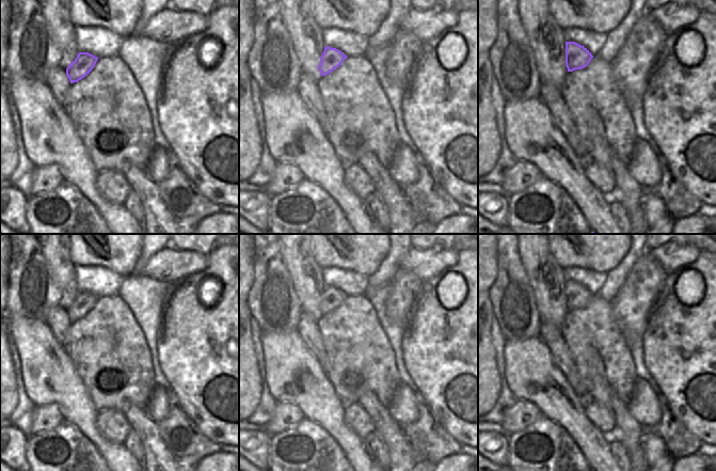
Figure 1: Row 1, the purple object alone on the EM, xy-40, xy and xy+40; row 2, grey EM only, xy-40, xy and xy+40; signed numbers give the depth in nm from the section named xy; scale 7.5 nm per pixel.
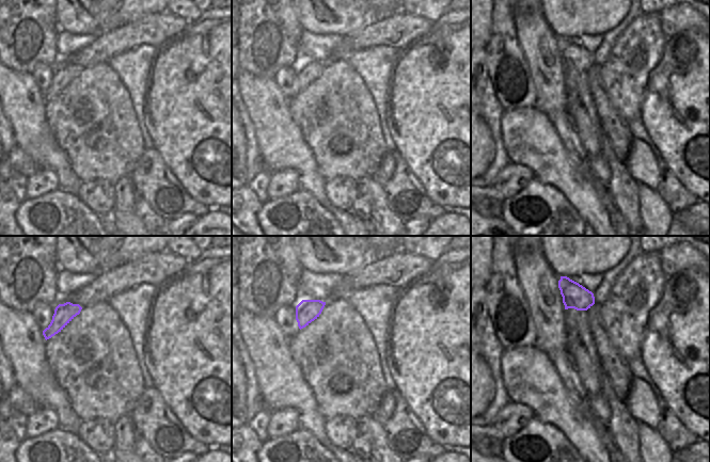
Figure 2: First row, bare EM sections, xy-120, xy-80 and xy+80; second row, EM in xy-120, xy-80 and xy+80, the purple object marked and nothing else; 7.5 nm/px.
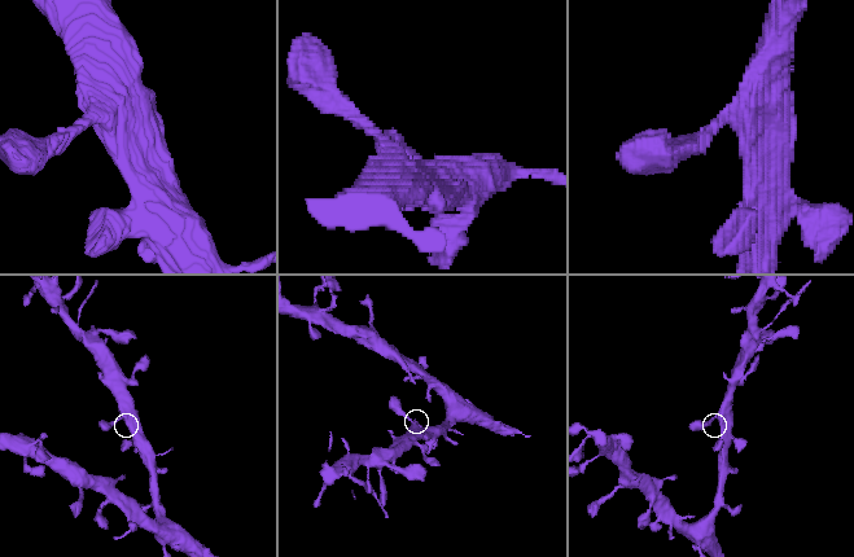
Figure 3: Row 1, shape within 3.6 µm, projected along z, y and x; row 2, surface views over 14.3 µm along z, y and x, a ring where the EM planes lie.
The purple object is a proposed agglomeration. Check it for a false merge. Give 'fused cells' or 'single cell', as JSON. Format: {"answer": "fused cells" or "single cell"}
{"answer": "single cell"}

